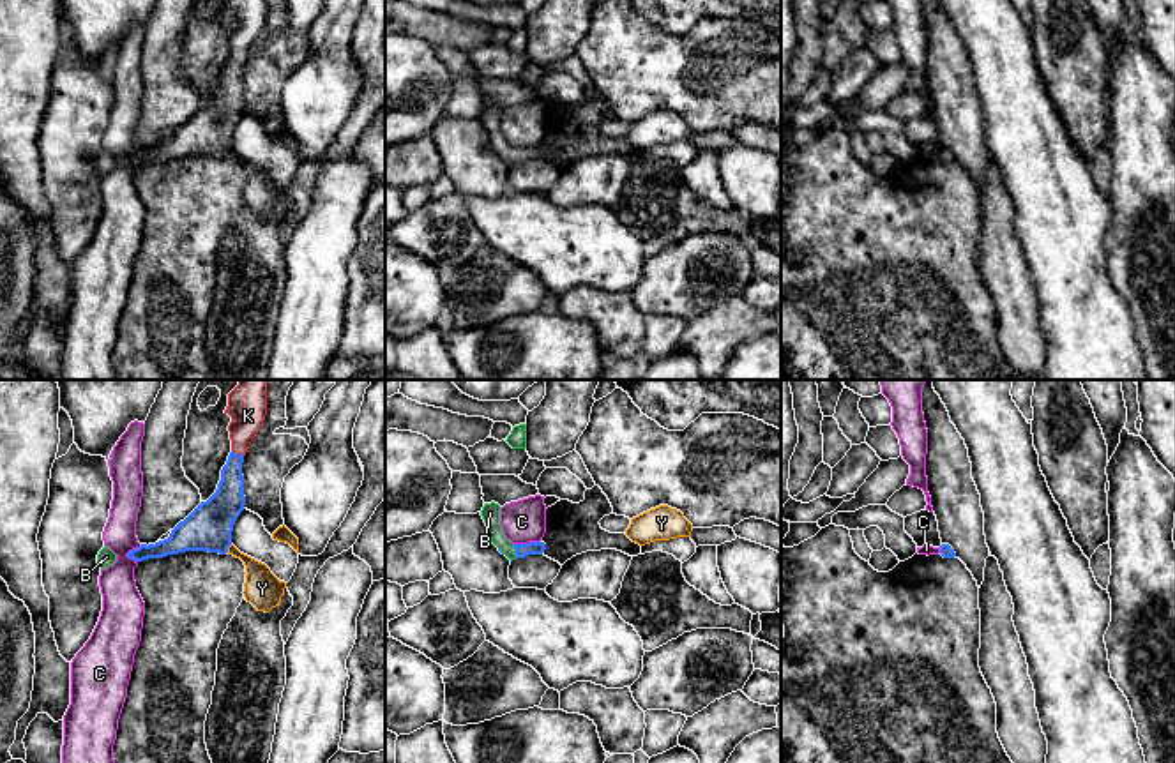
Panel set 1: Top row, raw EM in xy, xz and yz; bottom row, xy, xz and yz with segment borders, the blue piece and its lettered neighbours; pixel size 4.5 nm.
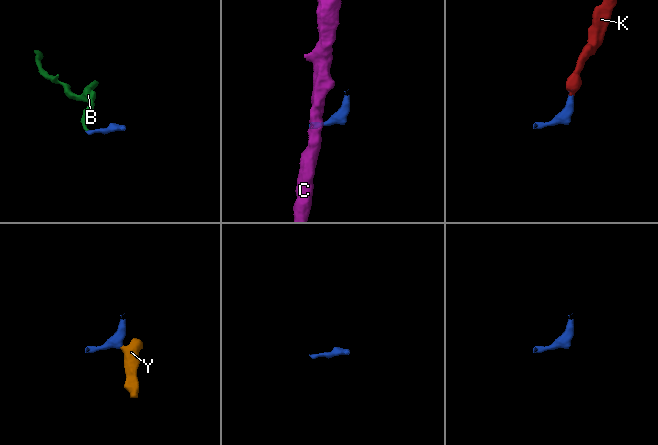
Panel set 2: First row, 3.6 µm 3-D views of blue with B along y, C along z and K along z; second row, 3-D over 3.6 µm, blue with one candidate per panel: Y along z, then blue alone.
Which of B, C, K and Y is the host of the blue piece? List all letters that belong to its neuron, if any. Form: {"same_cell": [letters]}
{"same_cell": ["B", "K", "Y"]}

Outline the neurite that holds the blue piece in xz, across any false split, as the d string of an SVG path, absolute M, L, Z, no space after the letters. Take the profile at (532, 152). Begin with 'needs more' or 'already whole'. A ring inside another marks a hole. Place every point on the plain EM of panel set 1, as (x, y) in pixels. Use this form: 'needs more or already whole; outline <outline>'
needs more; outline M491 106L484 108L481 120L488 131L488 138L491 147L498 152L502 159L505 159L511 166L516 162L525 162L528 159L542 159L546 154L544 147L528 147L528 148L512 148L505 143L502 131L500 131L500 110Z

